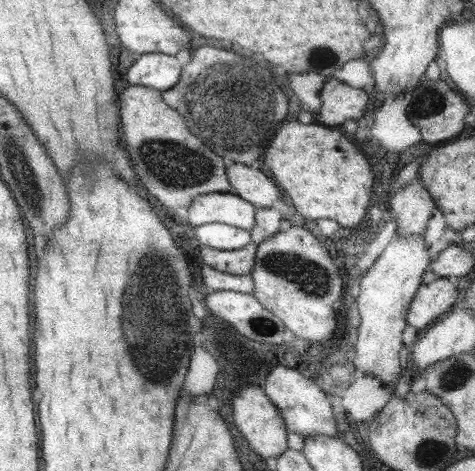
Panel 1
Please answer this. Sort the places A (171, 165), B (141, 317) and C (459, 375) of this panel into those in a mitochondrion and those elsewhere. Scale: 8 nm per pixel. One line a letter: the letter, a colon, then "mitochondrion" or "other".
A: mitochondrion
B: mitochondrion
C: mitochondrion

